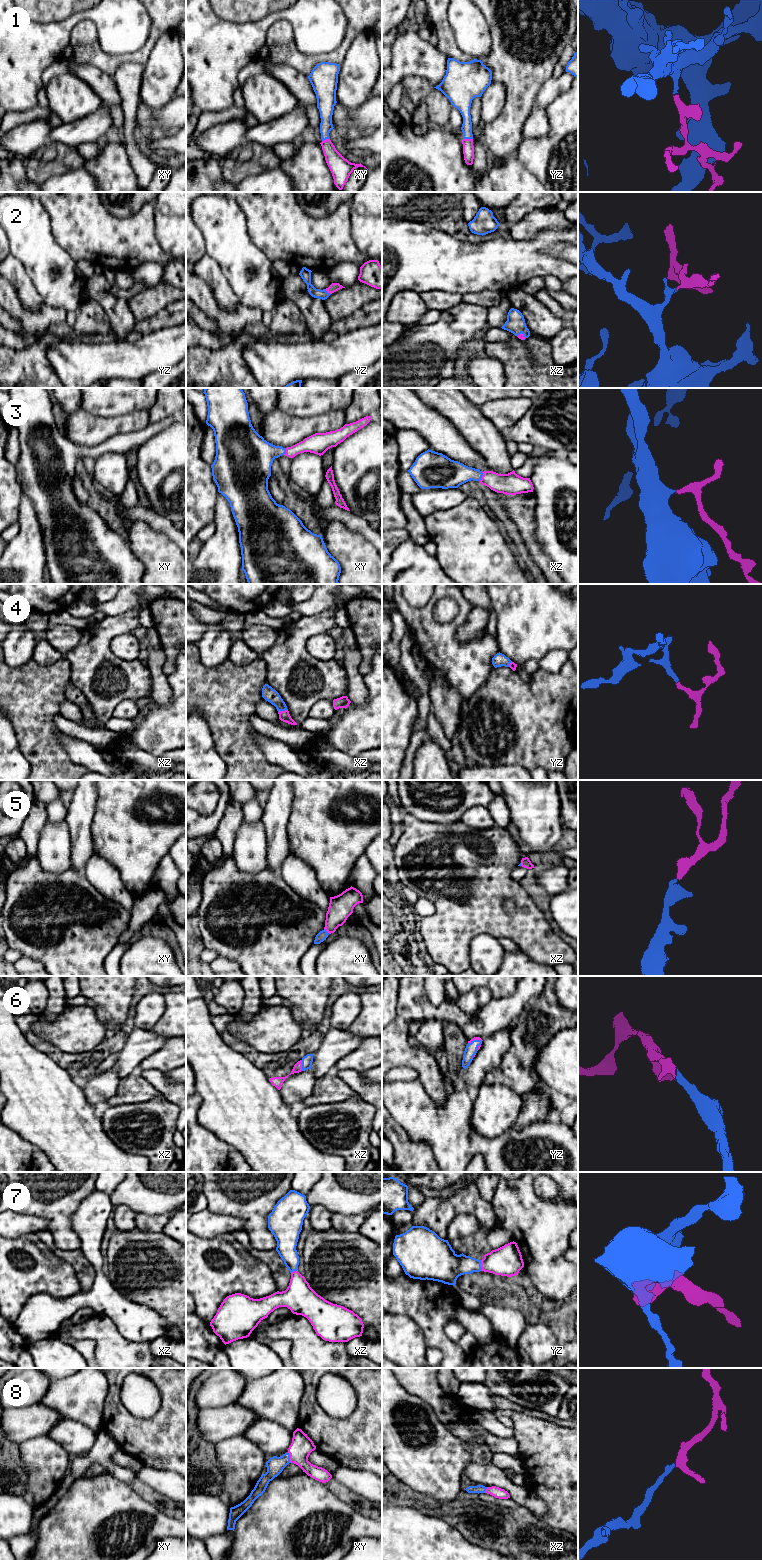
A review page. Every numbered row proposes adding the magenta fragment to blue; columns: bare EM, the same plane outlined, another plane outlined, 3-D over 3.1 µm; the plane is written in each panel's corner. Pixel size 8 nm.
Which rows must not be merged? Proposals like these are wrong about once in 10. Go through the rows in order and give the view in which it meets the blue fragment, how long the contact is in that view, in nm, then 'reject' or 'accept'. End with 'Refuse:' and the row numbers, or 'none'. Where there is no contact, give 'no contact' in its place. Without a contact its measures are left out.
1: meets blue in yz; contact 80 nm long; accept
2: meets blue in yz; contact 60 nm long; accept
3: meets blue in xz; contact 80 nm long; accept
4: meets blue in xz; contact 80 nm long; accept
5: meets blue in xy; contact 60 nm long; accept
6: meets blue in xz; contact 90 nm long; accept
7: meets blue in yz; contact 90 nm long; accept
8: meets blue in xy; contact 90 nm long; accept
Refuse: none

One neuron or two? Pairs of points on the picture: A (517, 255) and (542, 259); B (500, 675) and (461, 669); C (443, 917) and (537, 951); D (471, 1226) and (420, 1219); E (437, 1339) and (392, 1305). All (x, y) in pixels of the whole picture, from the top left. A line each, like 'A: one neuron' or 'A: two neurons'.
A: one neuron
B: two neurons
C: one neuron
D: two neurons
E: one neuron

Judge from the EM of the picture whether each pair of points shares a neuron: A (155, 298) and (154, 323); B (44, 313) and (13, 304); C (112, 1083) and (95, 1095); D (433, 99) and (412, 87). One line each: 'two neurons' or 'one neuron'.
A: two neurons
B: one neuron
C: one neuron
D: one neuron

